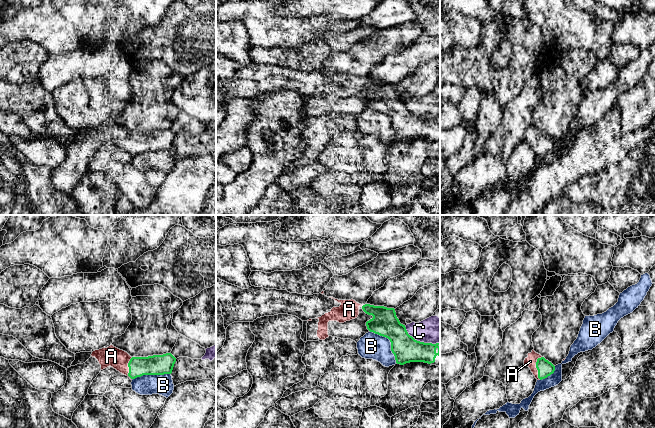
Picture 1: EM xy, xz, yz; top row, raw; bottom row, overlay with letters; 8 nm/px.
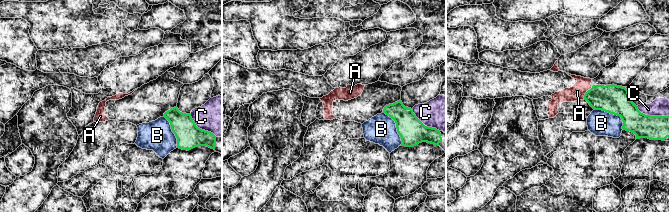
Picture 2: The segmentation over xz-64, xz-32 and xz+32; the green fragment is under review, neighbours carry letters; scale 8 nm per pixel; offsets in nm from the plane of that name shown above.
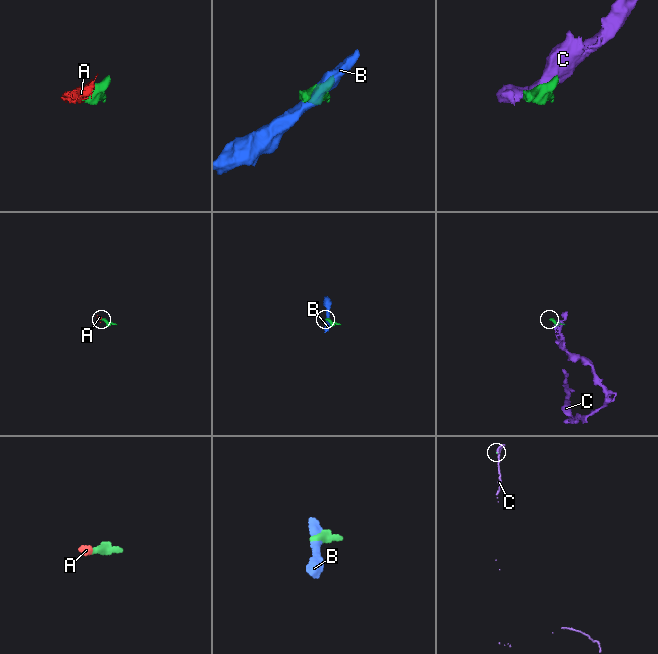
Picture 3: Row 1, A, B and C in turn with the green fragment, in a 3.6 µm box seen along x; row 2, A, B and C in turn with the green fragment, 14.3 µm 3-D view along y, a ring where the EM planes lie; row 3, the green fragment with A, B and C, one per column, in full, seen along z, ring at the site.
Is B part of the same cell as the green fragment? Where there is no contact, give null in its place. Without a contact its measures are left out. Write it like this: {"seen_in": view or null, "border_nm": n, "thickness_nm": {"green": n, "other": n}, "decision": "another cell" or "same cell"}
{"seen_in": "xz", "border_nm": 340, "thickness_nm": {"green": 220, "other": 200}, "decision": "another cell"}

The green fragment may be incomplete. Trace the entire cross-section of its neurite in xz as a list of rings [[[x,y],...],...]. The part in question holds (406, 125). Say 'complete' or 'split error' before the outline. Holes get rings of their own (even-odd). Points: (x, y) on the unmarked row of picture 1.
split error; [[[365,80],[362,82],[362,85],[366,90],[373,92],[372,95],[366,98],[367,105],[390,116],[391,127],[395,132],[397,140],[424,138],[440,143],[440,119],[432,120],[415,116],[408,110],[405,101],[400,99],[394,84]]]

